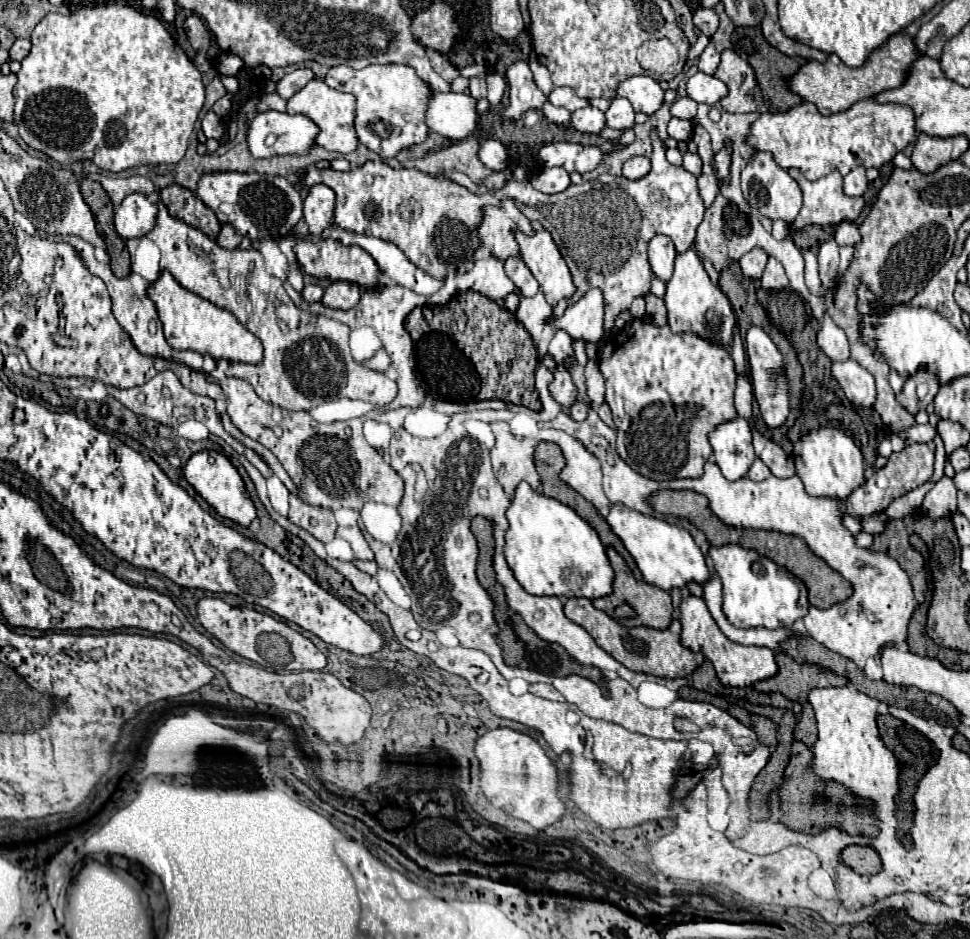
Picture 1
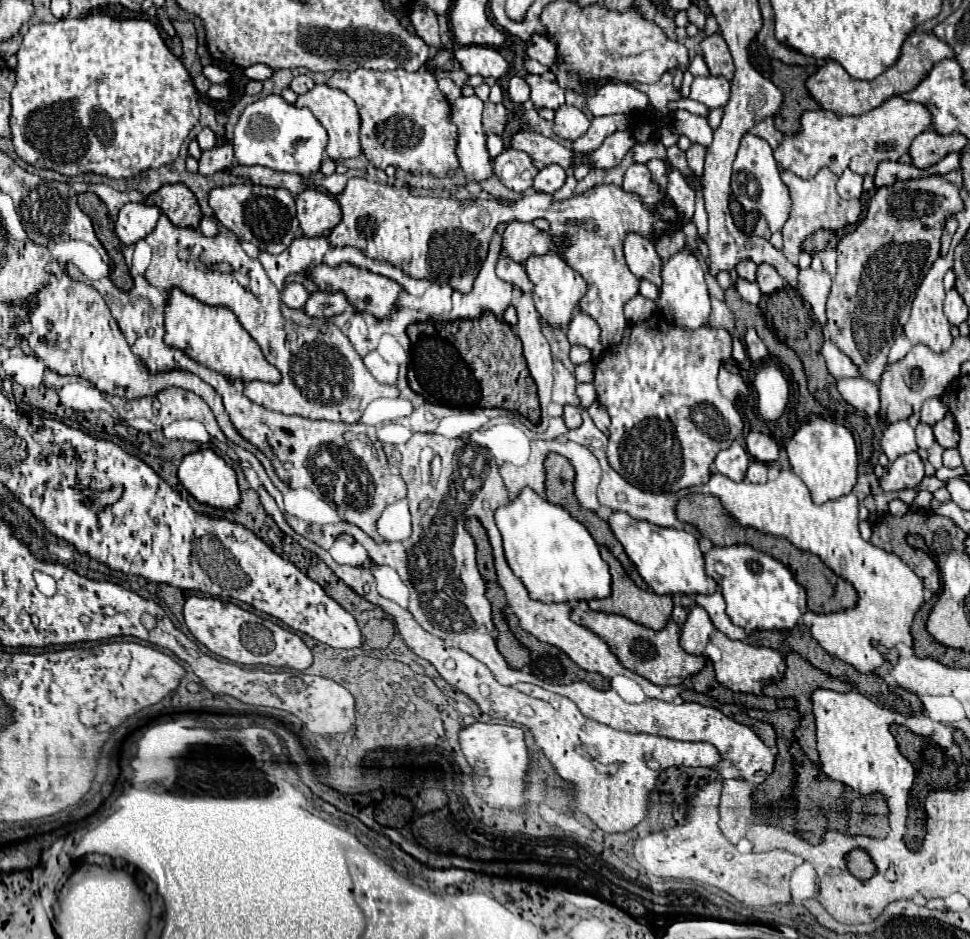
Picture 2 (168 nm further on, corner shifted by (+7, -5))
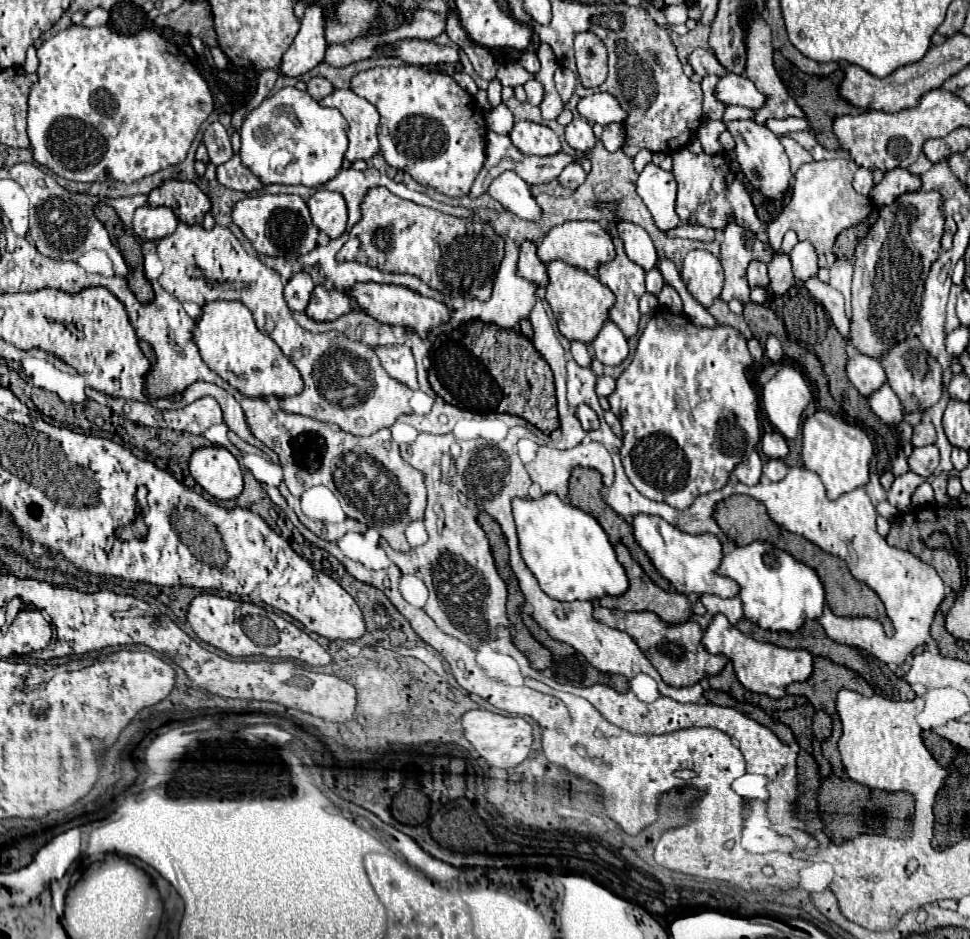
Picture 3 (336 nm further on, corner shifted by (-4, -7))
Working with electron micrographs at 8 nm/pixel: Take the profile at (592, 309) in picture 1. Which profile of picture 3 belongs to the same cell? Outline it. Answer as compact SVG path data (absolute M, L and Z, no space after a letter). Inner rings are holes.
M607 321L603 325L603 329L593 339L591 345L595 349L595 357L603 365L609 365L609 367L615 367L615 365L623 363L627 359L627 355L629 355L627 337L621 333L621 329L613 321Z

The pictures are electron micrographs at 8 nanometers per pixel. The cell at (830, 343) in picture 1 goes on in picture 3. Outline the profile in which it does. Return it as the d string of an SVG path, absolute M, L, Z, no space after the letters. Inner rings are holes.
M855 353L849 359L847 375L849 375L851 383L859 389L859 393L865 397L875 393L887 381L887 375L885 375L881 363L873 357L861 355L861 353Z

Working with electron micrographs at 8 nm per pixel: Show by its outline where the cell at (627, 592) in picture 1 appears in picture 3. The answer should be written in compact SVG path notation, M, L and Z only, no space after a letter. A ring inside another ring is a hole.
M617 543L615 549L617 549L617 559L621 561L621 565L623 565L625 571L627 571L629 589L627 589L627 593L621 595L621 597L609 597L609 595L603 597L603 599L601 599L601 605L603 605L603 607L607 607L607 609L621 609L621 611L653 611L653 613L657 613L657 615L659 615L663 621L667 621L667 623L685 623L685 621L689 621L689 617L691 617L691 603L689 603L687 595L663 591L661 587L657 587L657 585L645 575L645 571L641 569L641 565L631 559L629 549L627 549L625 545Z

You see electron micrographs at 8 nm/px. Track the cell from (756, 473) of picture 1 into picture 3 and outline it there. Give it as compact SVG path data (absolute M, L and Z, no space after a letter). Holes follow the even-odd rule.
M767 459L763 465L763 475L769 481L781 481L787 473L787 465L783 459Z

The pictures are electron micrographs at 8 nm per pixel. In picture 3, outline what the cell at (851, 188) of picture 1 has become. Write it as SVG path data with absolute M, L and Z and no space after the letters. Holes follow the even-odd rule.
M859 167L857 173L855 173L855 179L853 179L853 187L857 193L863 193L863 195L869 195L871 189L873 189L873 175L869 169L865 167Z

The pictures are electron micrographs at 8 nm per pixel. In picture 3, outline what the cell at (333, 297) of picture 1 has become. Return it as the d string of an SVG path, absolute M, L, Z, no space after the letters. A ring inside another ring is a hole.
M317 285L313 289L309 305L305 309L307 317L311 317L313 321L335 321L349 311L349 297L335 289L327 289L325 285Z

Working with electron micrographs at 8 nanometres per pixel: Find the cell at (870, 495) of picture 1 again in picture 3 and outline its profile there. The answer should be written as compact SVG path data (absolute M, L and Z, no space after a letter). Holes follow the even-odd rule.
M925 445L925 447L913 447L909 455L909 467L911 471L919 473L921 477L929 477L939 465L939 447L937 445Z

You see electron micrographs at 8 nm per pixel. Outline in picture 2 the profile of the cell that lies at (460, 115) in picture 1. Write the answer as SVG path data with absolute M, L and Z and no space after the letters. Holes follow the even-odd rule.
M458 97L450 103L450 123L458 127L456 155L466 177L486 179L492 175L492 163L486 149L486 135L482 131L484 103L472 97Z

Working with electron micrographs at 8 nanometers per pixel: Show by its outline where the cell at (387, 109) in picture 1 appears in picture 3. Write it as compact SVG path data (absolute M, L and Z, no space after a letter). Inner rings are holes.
M403 65L403 67L375 67L363 71L351 79L351 91L359 97L365 97L373 103L381 115L379 123L379 143L385 161L409 173L419 185L431 187L447 197L463 197L469 193L473 181L477 179L487 153L487 123L483 117L483 109L477 101L461 89L453 77L445 73L431 73L417 65Z

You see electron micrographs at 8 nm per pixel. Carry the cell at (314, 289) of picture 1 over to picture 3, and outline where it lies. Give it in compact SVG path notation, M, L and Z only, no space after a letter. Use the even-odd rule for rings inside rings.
M305 271L295 273L295 275L287 281L287 285L285 285L285 301L287 301L289 309L291 309L291 311L297 311L297 313L305 311L313 287L315 287L315 285L313 285L309 273L305 273Z

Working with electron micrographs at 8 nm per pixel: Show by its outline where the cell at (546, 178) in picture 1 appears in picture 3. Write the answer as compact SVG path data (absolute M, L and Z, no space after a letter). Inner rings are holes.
M569 163L563 171L561 171L561 175L559 175L559 181L561 181L561 185L563 187L569 187L569 189L577 189L583 181L585 181L585 171L583 171L583 167L579 165L579 163Z

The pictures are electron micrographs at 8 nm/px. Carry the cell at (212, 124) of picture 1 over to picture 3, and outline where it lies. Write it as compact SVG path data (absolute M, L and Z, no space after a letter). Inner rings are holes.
M219 121L211 123L211 125L205 129L203 143L205 143L207 151L209 151L209 157L211 157L211 163L213 163L213 165L221 165L221 163L229 161L231 155L233 155L229 135L227 135L225 127L223 127Z

